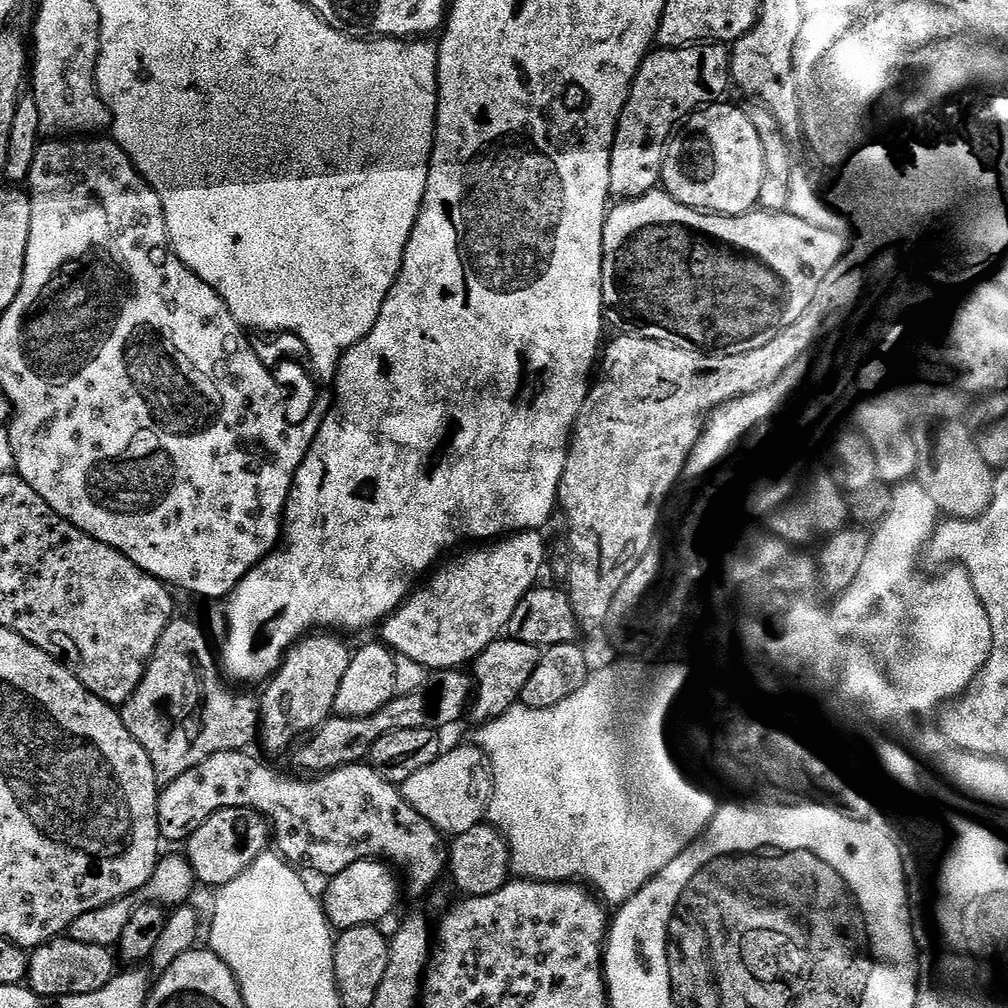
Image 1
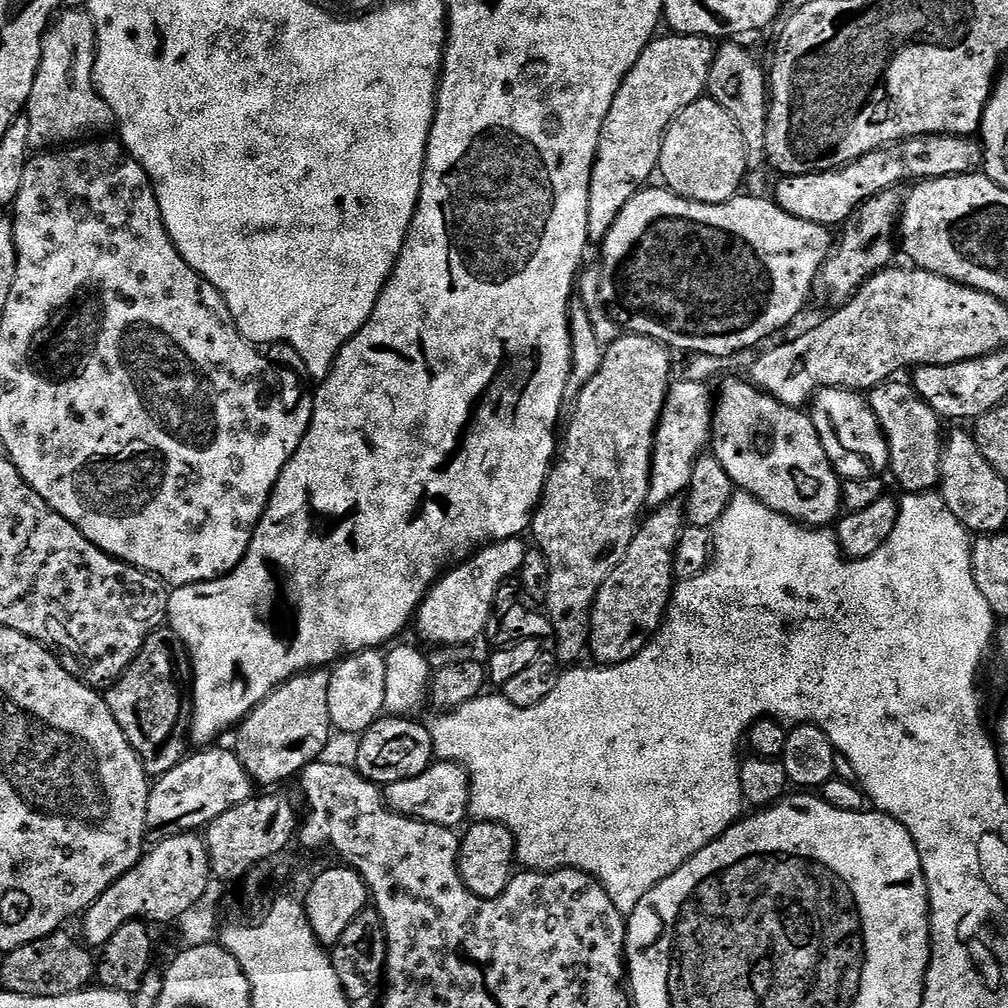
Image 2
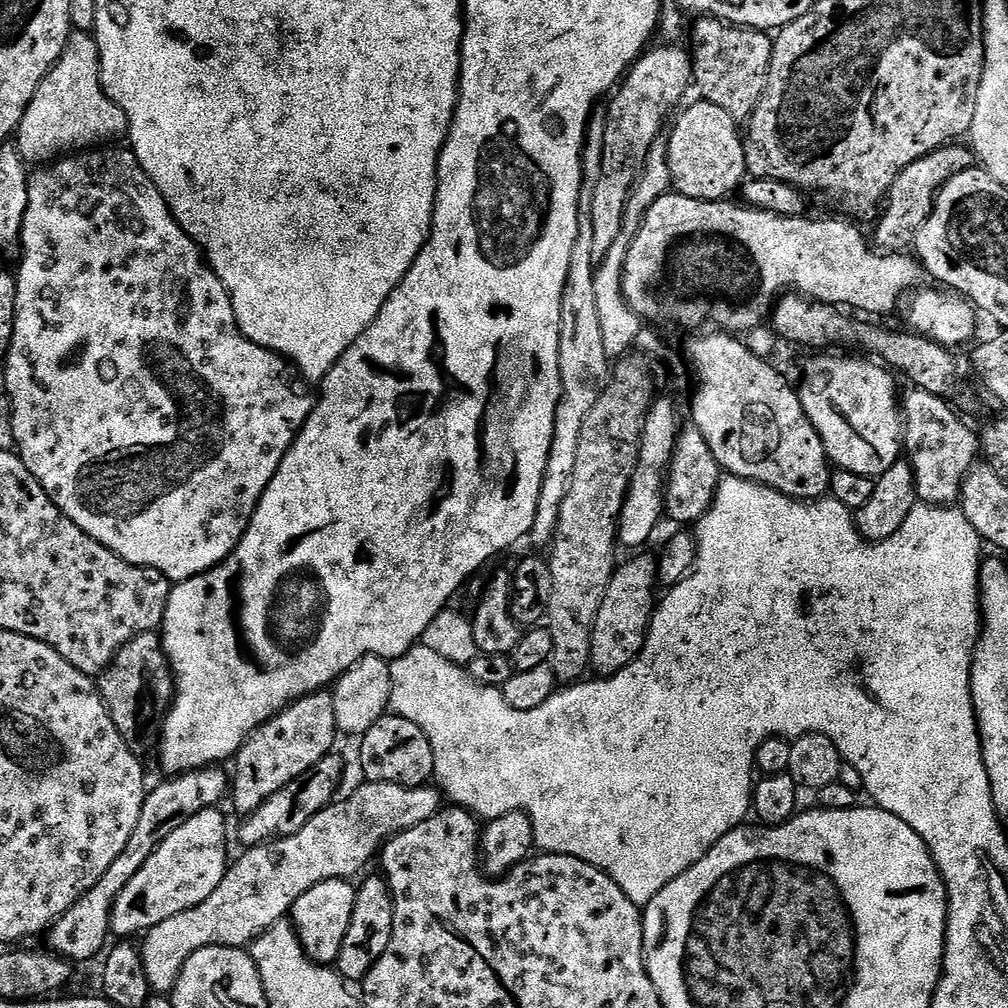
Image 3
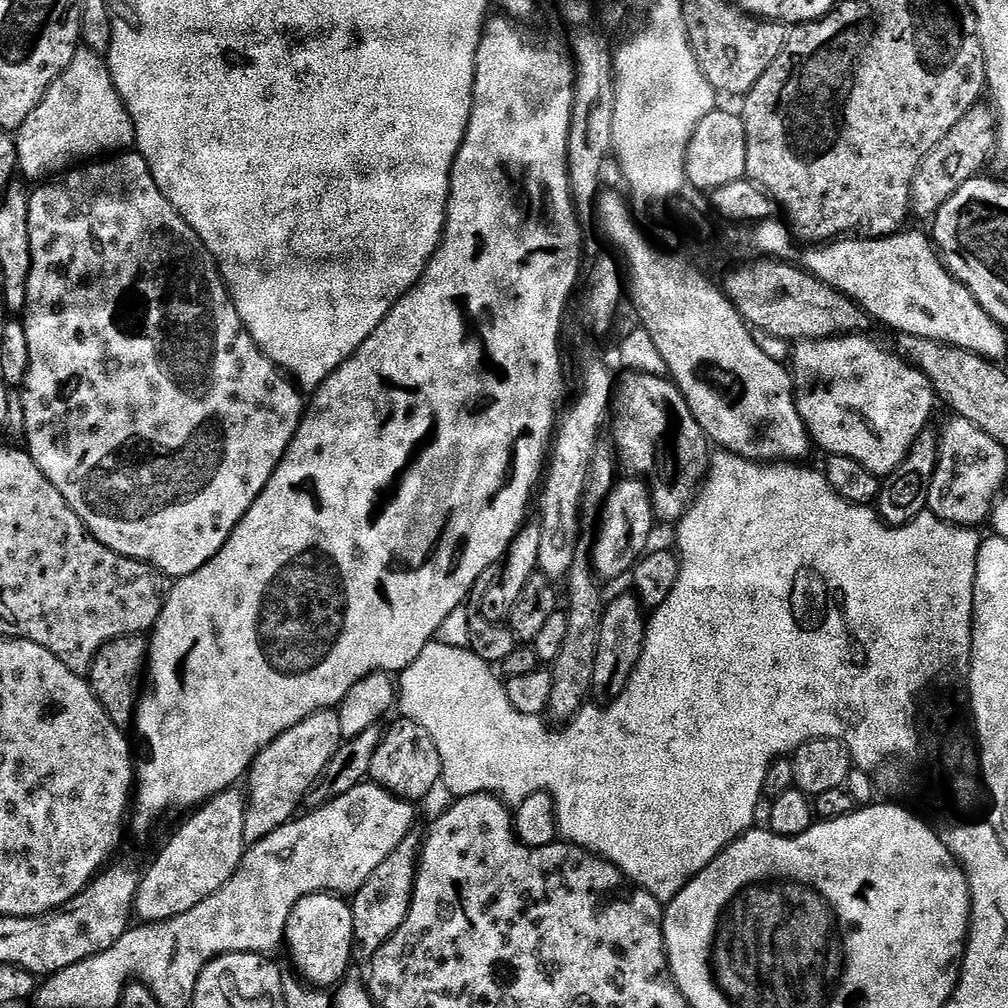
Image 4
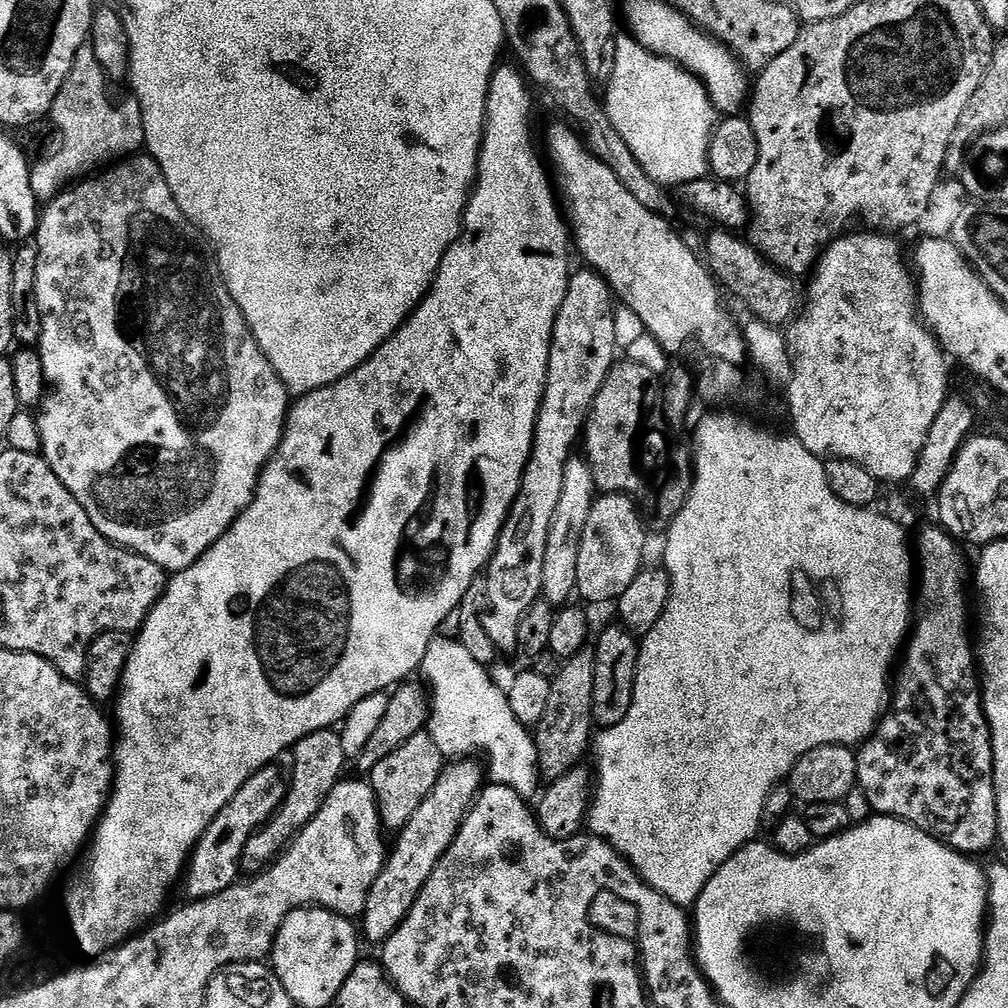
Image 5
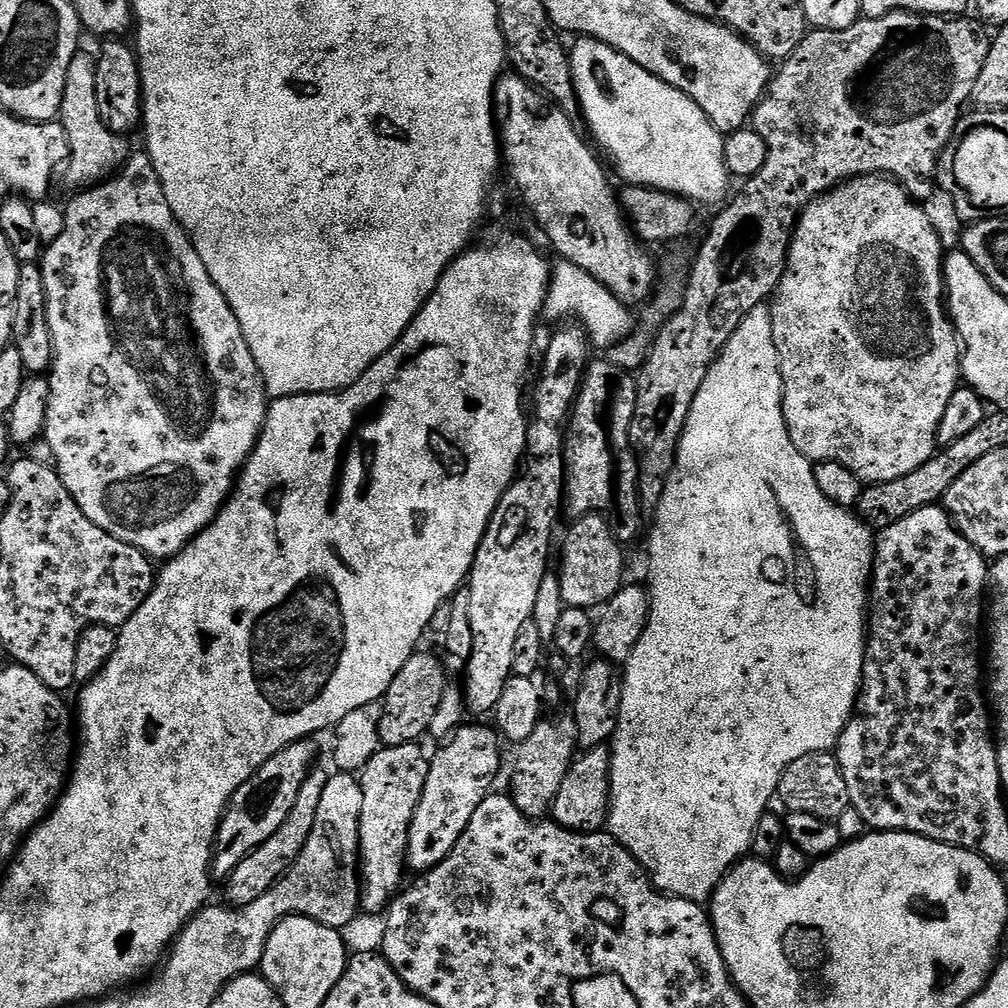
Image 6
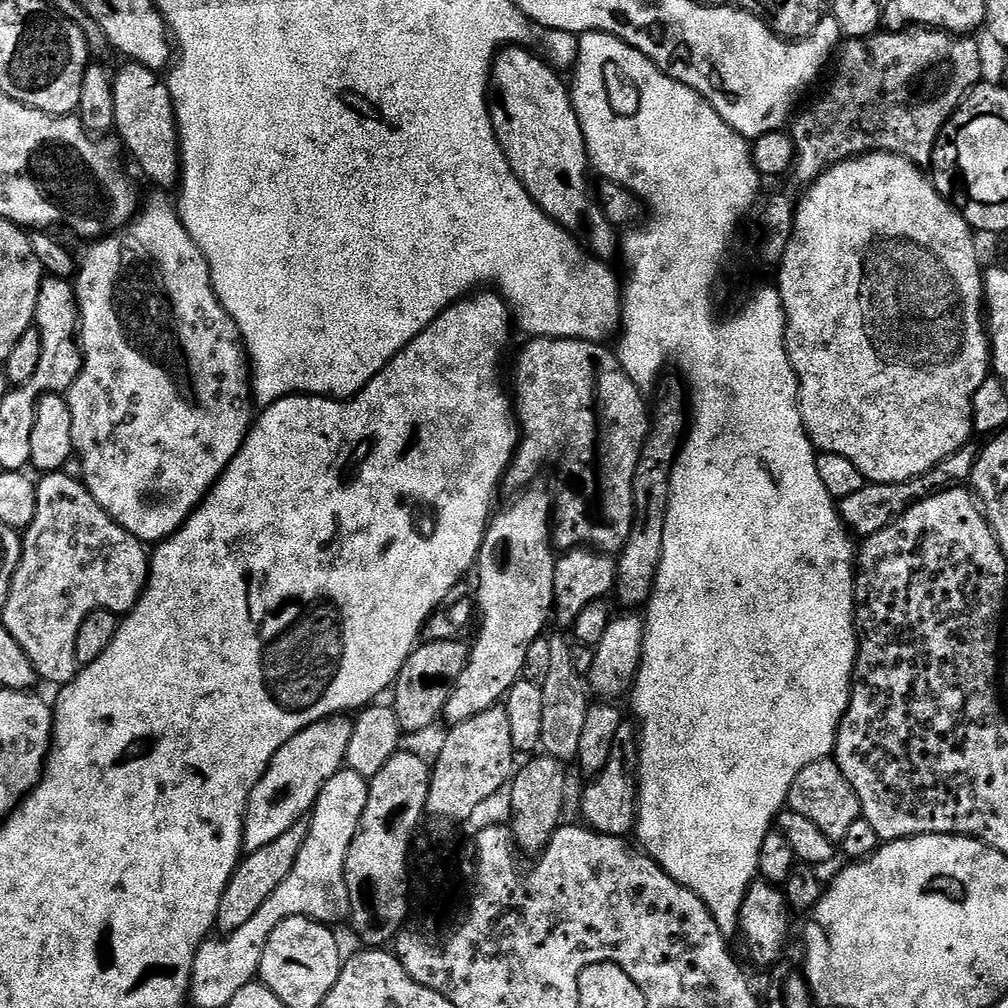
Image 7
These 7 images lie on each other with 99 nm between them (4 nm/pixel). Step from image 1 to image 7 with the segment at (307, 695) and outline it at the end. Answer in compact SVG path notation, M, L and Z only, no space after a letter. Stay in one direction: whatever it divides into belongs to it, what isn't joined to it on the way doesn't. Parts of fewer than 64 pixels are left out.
M302 819L290 830L286 830L286 834L282 834L275 842L262 846L262 850L249 852L241 859L218 906L215 927L217 933L227 934L238 930L238 926L243 926L249 918L254 918L254 913L262 910L266 898L270 898L270 894L274 894L274 890L278 890L278 886L286 882L286 874L294 870L294 862L298 862L298 854L302 850L302 845L306 843L307 833L308 820Z

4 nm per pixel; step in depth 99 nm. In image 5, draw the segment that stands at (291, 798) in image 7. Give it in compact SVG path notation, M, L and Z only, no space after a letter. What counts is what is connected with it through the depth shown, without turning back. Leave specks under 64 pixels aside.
M269 766L252 775L242 786L242 790L238 790L232 801L210 822L210 826L196 843L196 849L192 851L182 877L182 888L184 884L189 901L205 900L214 894L222 894L222 890L237 883L239 876L236 875L241 875L242 872L240 860L246 842L276 815L276 809L284 800L286 788L283 783L276 781L274 769L275 767Z

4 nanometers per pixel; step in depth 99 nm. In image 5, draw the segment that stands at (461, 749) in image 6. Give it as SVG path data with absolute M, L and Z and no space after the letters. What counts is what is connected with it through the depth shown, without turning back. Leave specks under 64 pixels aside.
M464 758L445 763L434 790L430 790L422 806L414 810L414 818L410 818L410 822L406 822L404 829L395 837L396 849L387 853L384 869L370 886L366 898L362 936L367 943L369 940L376 946L382 946L396 933L398 926L402 926L402 922L410 914L422 886L426 886L430 874L454 842L464 815L480 795L480 789L486 780L485 773L481 769L479 772L472 764L475 763Z

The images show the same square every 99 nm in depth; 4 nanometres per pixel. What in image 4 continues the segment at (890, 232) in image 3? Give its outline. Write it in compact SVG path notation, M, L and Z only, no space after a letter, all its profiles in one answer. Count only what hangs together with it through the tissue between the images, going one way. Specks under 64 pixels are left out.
M987 103L975 104L958 126L930 150L930 154L922 162L918 174L912 183L912 210L911 215L920 220L927 221L935 217L936 211L952 197L954 190L962 186L973 176L979 176L985 171L984 168L991 158L992 152L997 151L996 142L996 113Z

